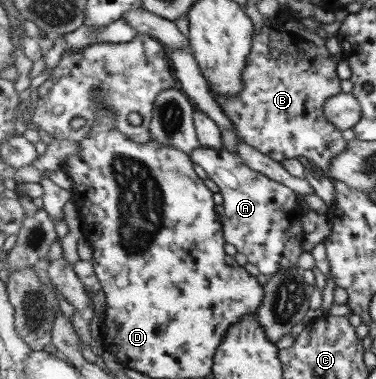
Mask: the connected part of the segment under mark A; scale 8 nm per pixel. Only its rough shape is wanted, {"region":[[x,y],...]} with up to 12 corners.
{"region":[[240,155],[191,159],[223,195],[226,241],[265,277],[297,267],[297,192]]}

